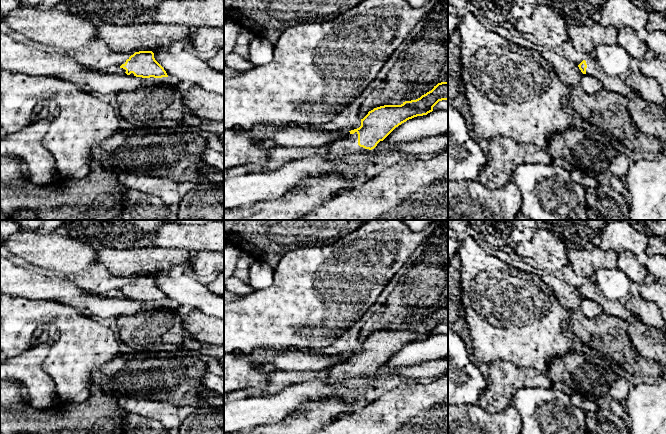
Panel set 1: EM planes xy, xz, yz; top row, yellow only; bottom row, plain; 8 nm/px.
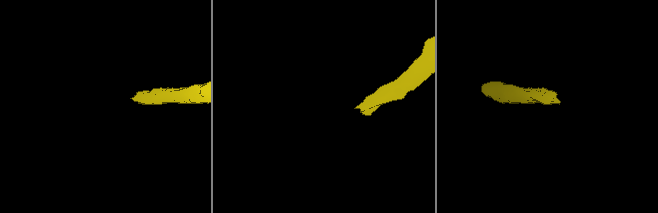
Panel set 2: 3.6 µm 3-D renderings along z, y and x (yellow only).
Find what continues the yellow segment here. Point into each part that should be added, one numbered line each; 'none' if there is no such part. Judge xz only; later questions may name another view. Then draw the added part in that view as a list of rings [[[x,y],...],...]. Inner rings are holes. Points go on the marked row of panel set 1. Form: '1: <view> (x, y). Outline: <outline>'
1: xz (348, 145). Outline: [[[355,132],[331,143],[326,154],[329,158],[341,158],[354,153],[370,153],[371,151],[358,145],[358,134]]]

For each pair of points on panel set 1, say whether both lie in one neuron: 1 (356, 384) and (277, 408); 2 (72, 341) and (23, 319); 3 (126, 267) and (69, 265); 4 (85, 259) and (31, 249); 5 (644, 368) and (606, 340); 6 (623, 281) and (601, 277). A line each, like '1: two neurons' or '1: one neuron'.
1: one neuron
2: one neuron
3: two neurons
4: one neuron
5: one neuron
6: one neuron

